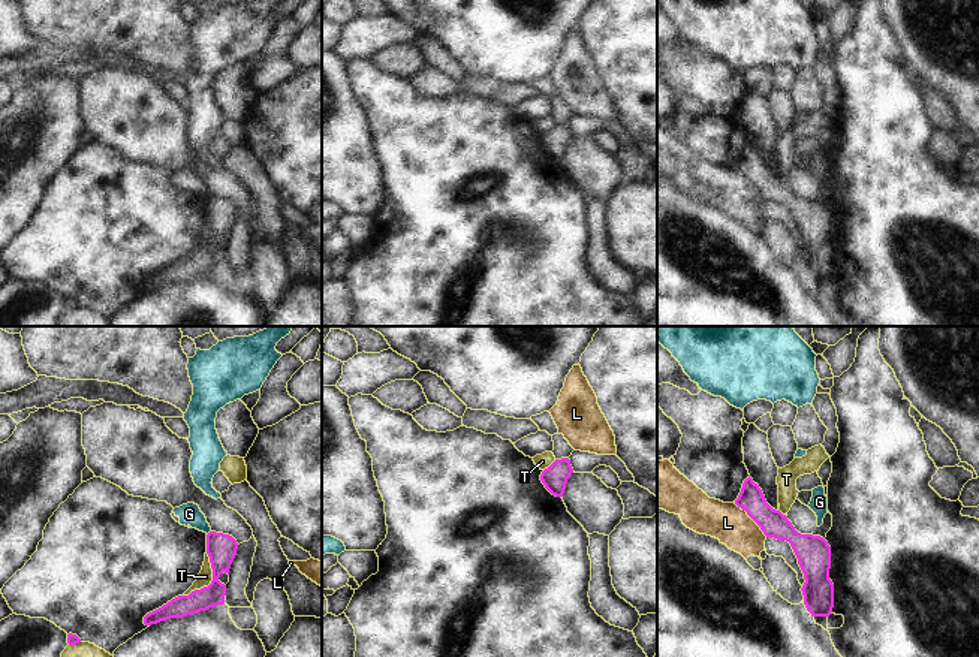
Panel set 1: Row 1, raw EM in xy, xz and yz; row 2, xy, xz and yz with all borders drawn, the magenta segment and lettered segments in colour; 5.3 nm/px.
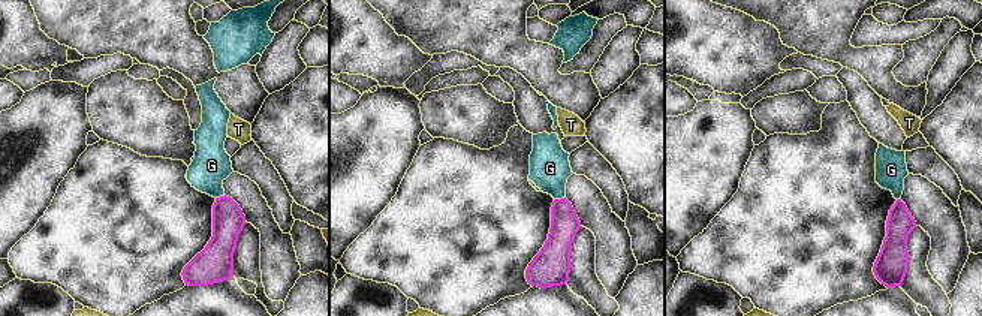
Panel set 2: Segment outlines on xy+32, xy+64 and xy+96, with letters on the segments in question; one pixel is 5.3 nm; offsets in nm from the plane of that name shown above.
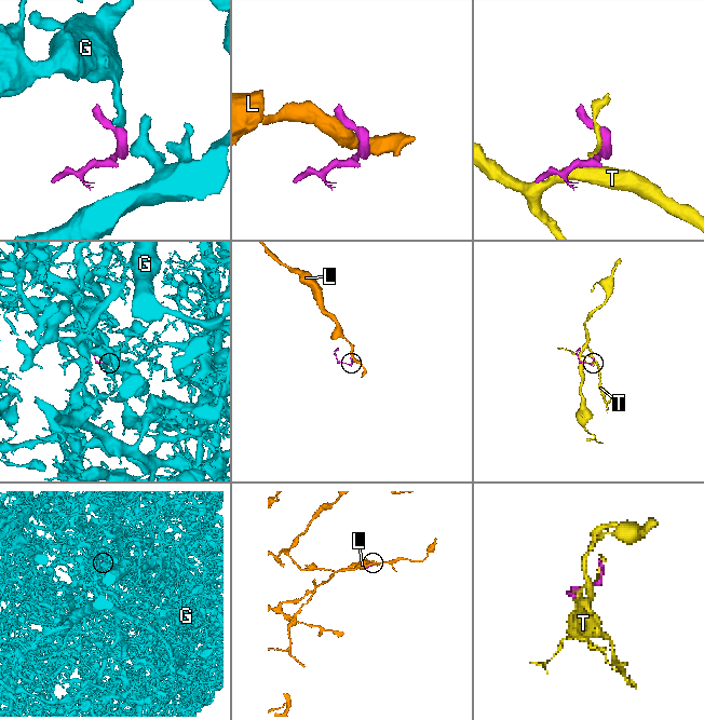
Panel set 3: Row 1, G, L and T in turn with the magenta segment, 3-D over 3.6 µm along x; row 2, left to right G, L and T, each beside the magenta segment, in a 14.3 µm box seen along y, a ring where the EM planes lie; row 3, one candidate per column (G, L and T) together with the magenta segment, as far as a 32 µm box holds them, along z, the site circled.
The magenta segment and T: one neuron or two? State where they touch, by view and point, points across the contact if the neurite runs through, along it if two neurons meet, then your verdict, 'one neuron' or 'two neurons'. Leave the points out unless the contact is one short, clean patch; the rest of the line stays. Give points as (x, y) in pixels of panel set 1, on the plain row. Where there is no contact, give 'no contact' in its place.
xy (211, 246) | two neurons

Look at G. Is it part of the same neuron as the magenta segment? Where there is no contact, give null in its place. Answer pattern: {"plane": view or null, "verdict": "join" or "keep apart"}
{"plane": "xy", "verdict": "keep apart"}

